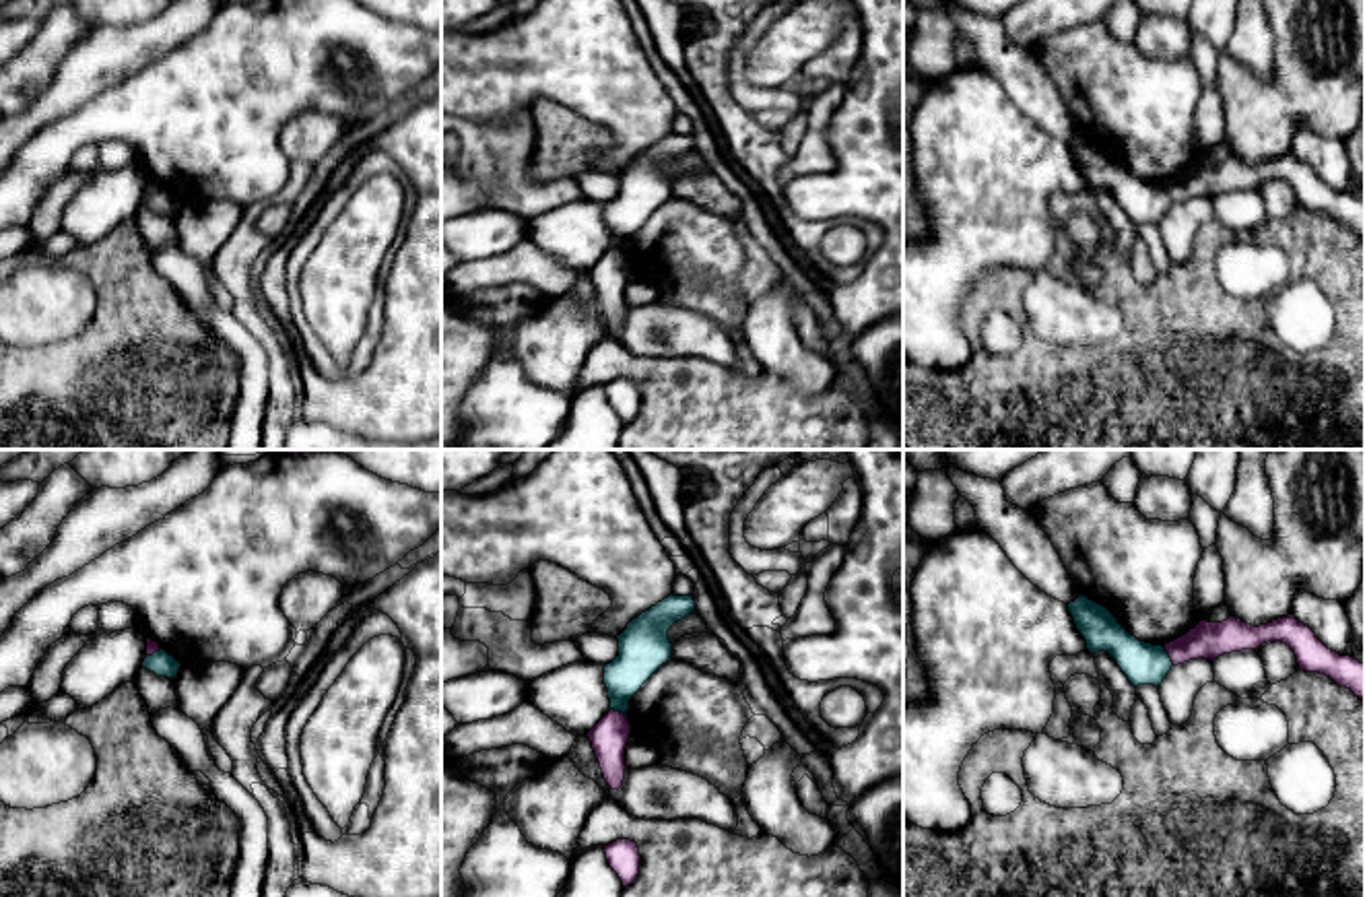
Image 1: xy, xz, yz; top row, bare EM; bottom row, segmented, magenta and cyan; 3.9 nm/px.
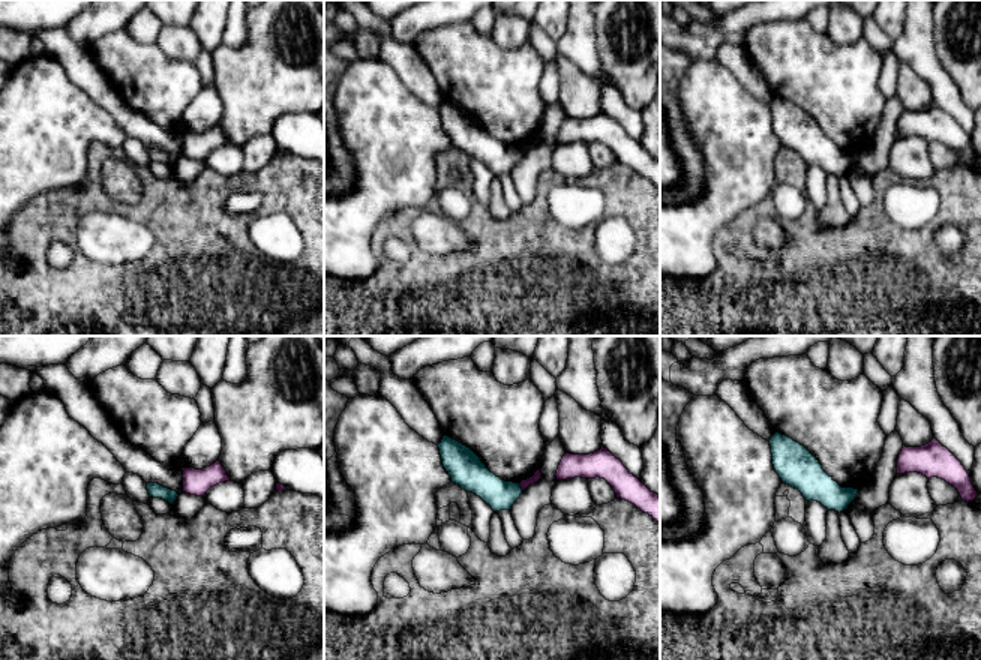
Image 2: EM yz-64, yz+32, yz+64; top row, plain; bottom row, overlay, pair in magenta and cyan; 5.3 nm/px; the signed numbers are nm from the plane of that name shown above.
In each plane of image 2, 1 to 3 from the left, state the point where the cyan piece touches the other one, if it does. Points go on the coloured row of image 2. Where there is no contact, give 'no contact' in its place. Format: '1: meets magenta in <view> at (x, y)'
1: no contact
2: meets magenta in yz+32 at (521, 486)
3: no contact

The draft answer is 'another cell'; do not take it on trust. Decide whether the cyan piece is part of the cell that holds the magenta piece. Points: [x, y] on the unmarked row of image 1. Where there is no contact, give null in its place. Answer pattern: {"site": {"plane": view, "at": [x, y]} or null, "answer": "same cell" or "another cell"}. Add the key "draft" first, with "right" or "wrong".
{"draft": "right", "site": {"plane": "yz", "at": [1170, 194]}, "answer": "another cell"}

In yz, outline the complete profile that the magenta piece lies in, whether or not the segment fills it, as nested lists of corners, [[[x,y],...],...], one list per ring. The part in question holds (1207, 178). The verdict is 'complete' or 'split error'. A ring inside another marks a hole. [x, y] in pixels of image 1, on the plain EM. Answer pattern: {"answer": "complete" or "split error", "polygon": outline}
{"answer": "complete", "polygon": [[[1295,153],[1260,165],[1252,165],[1237,155],[1223,161],[1200,159],[1186,173],[1165,181],[1165,190],[1177,204],[1198,196],[1214,200],[1223,192],[1258,188],[1268,179],[1287,181],[1295,190],[1301,208],[1326,212],[1365,239],[1365,202],[1328,188]]]}

